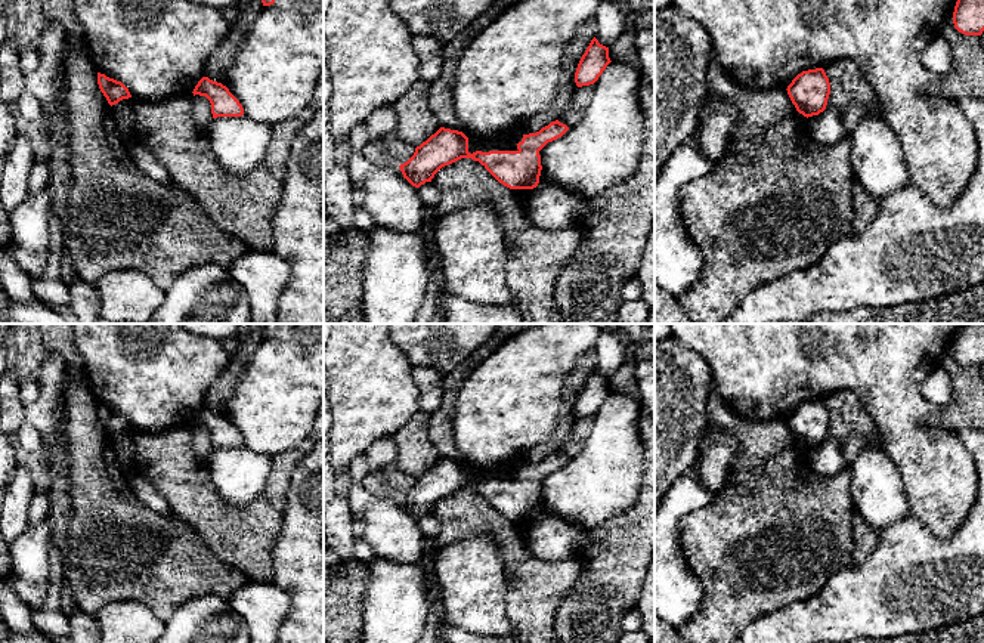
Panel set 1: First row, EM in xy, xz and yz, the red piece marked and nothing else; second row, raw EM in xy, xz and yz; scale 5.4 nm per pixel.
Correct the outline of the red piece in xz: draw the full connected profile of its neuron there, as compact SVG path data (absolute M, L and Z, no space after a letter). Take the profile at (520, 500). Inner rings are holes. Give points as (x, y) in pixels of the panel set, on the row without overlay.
M558 451L536 464L523 466L516 482L468 483L468 469L458 461L440 458L415 479L414 486L399 497L403 508L415 519L431 513L445 497L461 489L479 492L499 514L510 520L533 520L539 514L539 482L561 469L569 458Z

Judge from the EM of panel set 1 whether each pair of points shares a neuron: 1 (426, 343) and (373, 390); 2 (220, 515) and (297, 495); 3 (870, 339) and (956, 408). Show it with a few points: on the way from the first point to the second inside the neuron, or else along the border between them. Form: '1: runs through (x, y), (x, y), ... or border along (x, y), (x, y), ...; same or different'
1: border along (390, 339), (412, 364); different
2: border along (282, 513), (282, 528), (274, 547); different
3: border along (940, 407), (940, 423), (956, 432); different

